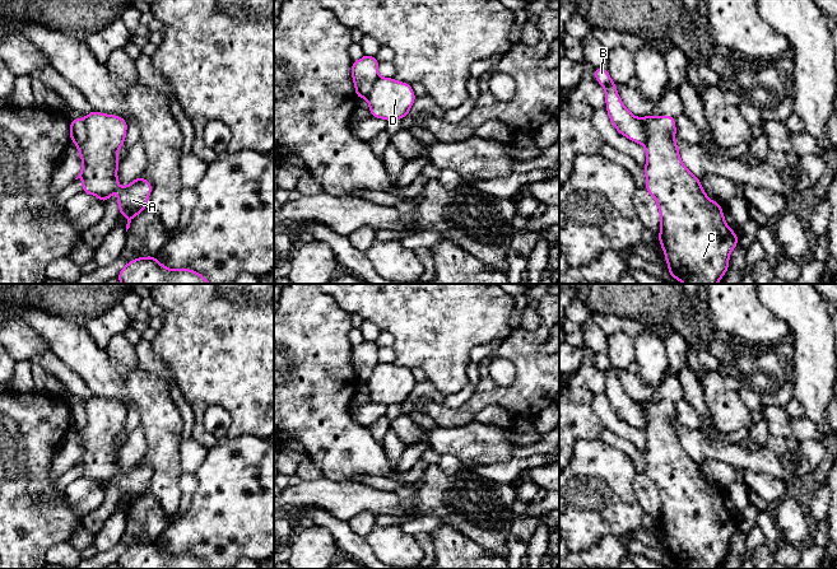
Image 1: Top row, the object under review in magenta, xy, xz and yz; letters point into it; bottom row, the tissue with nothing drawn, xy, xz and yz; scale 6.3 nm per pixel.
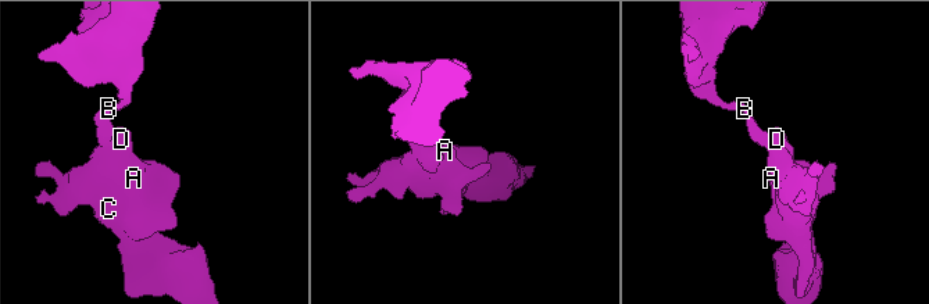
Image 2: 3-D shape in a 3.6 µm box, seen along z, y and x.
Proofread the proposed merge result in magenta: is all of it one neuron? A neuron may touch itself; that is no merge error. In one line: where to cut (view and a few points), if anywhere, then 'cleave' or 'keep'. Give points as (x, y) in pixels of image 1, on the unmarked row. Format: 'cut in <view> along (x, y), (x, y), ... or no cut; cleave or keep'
cut in xy along (82, 404), (84, 424), (77, 429); cleave

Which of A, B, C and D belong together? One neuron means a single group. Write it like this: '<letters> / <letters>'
A C D / B

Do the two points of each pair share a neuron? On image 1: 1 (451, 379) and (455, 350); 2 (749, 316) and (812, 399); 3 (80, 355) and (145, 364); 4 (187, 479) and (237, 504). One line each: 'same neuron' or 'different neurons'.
1: same neuron
2: different neurons
3: different neurons
4: different neurons

